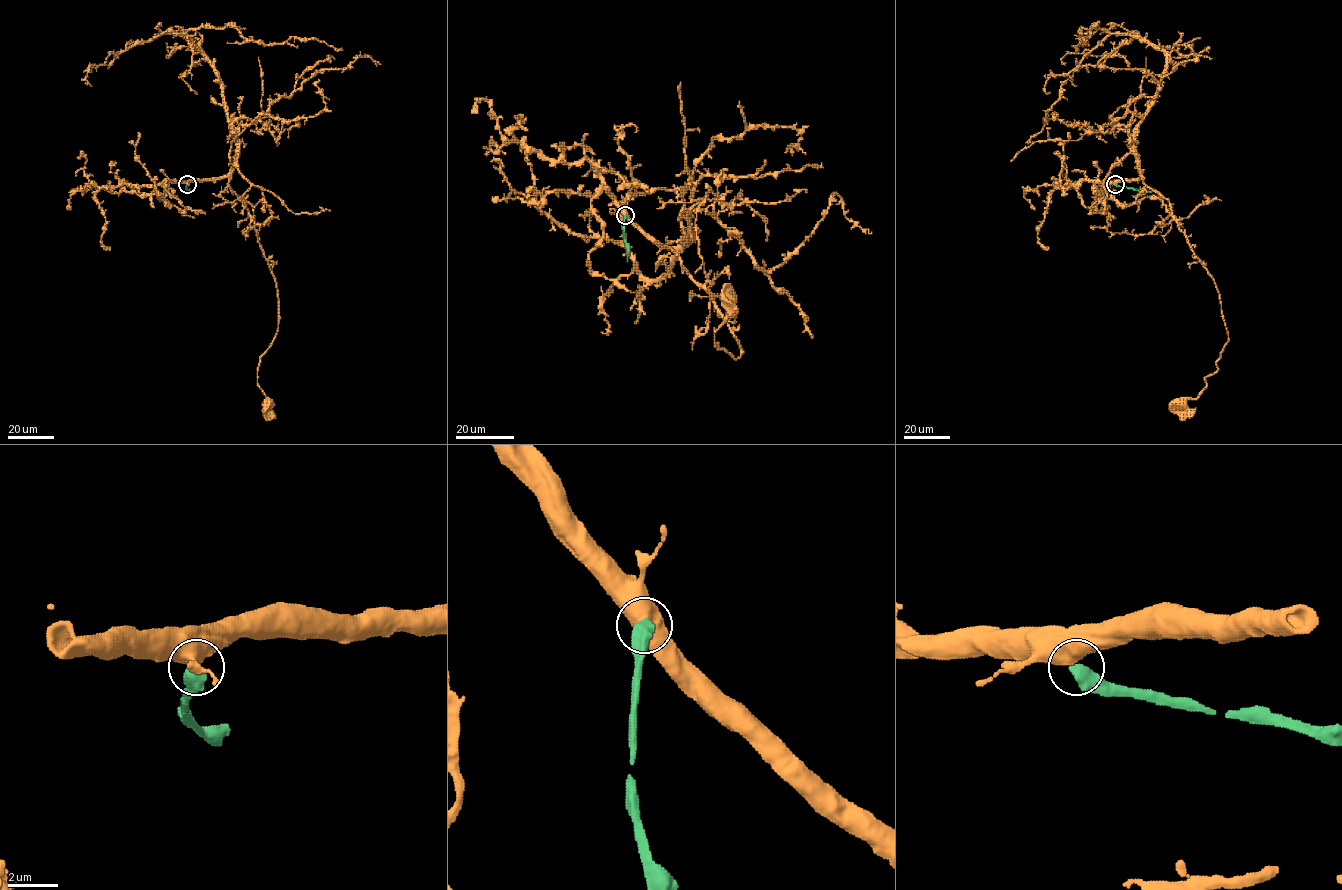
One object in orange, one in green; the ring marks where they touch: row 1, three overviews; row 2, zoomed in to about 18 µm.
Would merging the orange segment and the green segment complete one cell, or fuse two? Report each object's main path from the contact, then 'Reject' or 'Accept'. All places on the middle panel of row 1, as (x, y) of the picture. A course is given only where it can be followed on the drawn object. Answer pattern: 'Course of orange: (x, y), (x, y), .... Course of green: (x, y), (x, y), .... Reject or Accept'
Course of orange: (625, 214), (656, 241), (679, 248), (686, 271), (709, 293), (738, 341), (738, 358), (715, 345), (728, 298). Course of green: (625, 214), (623, 237), (628, 261). Reject

